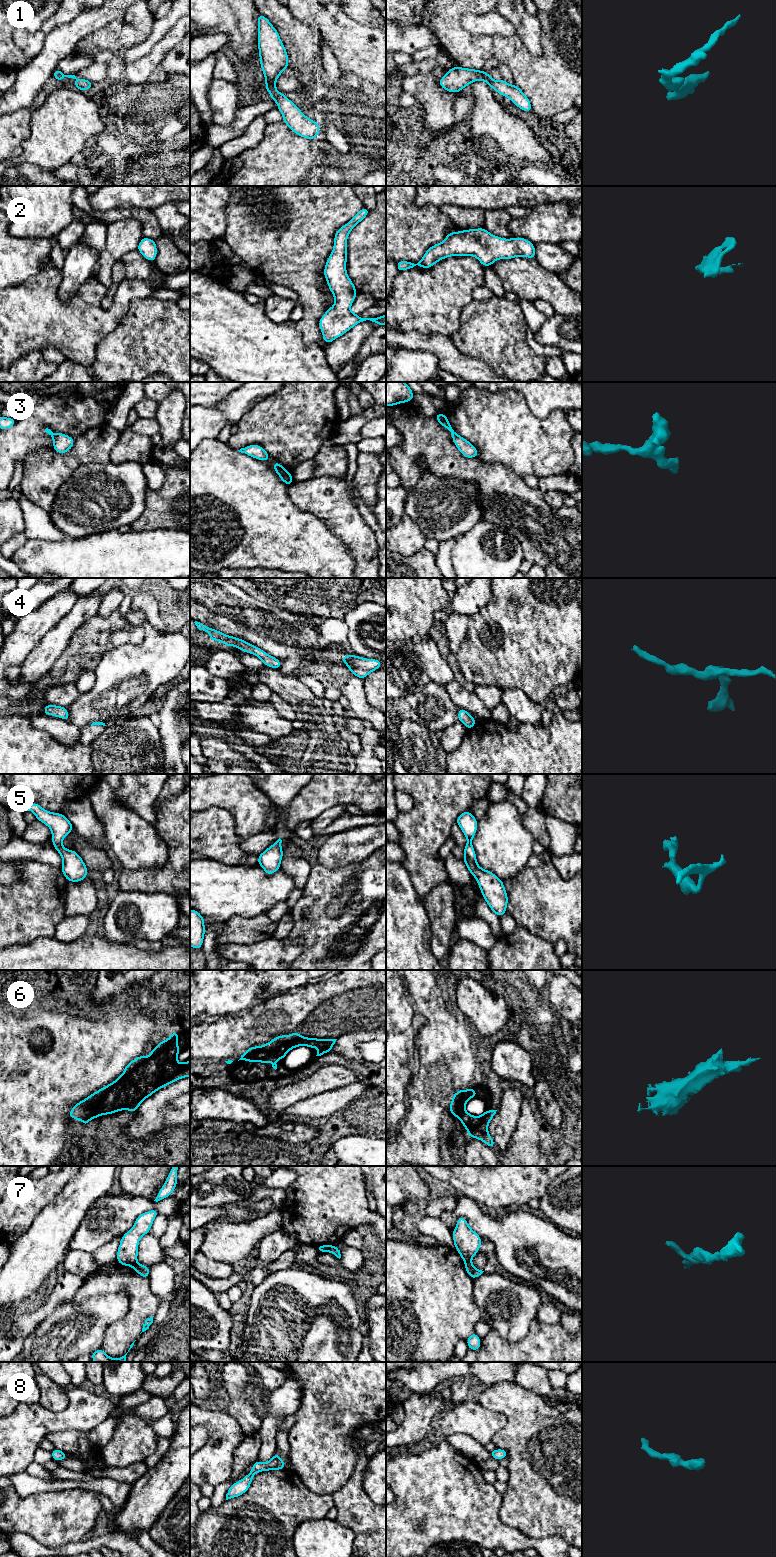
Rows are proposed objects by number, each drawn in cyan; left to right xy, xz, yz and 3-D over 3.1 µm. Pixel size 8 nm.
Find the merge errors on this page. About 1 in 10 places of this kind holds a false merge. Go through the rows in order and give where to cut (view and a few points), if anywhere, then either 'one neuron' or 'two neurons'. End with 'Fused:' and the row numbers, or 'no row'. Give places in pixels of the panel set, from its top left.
1: cut none; one neuron
2: cut none; one neuron
3: cut none; one neuron
4: cut none; one neuron
5: cut none; one neuron
6: cut none; one neuron
7: cut xz (331, 1245), (328, 1251); two neurons
8: cut none; one neuron
Fused: 7

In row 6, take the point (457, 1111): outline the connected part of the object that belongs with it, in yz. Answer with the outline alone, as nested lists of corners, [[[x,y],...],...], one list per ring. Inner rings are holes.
[[[474,1088],[468,1090],[462,1089],[455,1092],[448,1110],[461,1121],[472,1139],[479,1139],[493,1149],[495,1142],[488,1132],[488,1124],[497,1110],[485,1110],[481,1116],[469,1114],[465,1110],[465,1105],[473,1097],[478,1097]]]

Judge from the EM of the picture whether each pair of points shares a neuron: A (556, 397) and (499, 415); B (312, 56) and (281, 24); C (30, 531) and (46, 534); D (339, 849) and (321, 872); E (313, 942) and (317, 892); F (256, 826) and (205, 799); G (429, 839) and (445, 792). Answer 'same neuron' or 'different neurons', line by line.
A: different neurons
B: same neuron
C: same neuron
D: different neurons
E: same neuron
F: same neuron
G: same neuron

